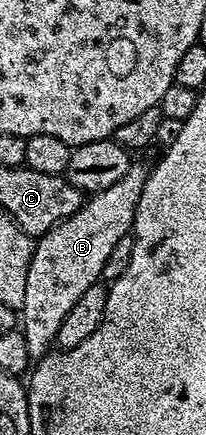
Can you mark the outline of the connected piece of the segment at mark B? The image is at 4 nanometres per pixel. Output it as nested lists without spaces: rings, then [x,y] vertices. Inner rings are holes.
[[[132,163],[121,182],[113,182],[113,186],[109,186],[109,190],[104,192],[88,195],[77,214],[65,218],[34,241],[31,261],[25,274],[25,302],[21,309],[21,330],[25,334],[25,343],[32,361],[38,362],[52,351],[59,339],[61,322],[65,322],[65,314],[69,314],[71,307],[77,303],[77,298],[81,298],[81,294],[85,294],[89,286],[100,283],[105,262],[109,262],[109,254],[113,254],[117,242],[121,242],[121,238],[128,236],[134,229],[137,202],[141,202],[141,190],[145,190],[148,175],[148,165]]]

